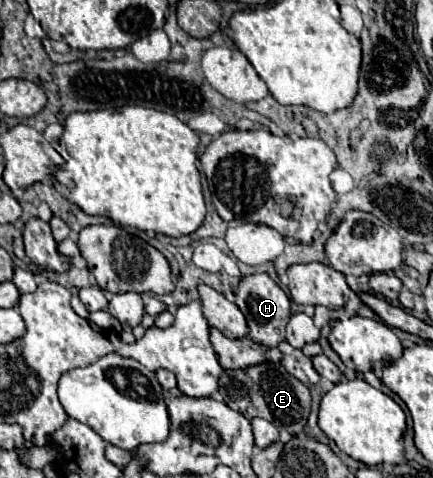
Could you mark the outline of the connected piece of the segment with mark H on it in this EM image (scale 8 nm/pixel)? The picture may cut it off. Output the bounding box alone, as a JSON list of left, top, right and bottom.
[236,274,290,346]

